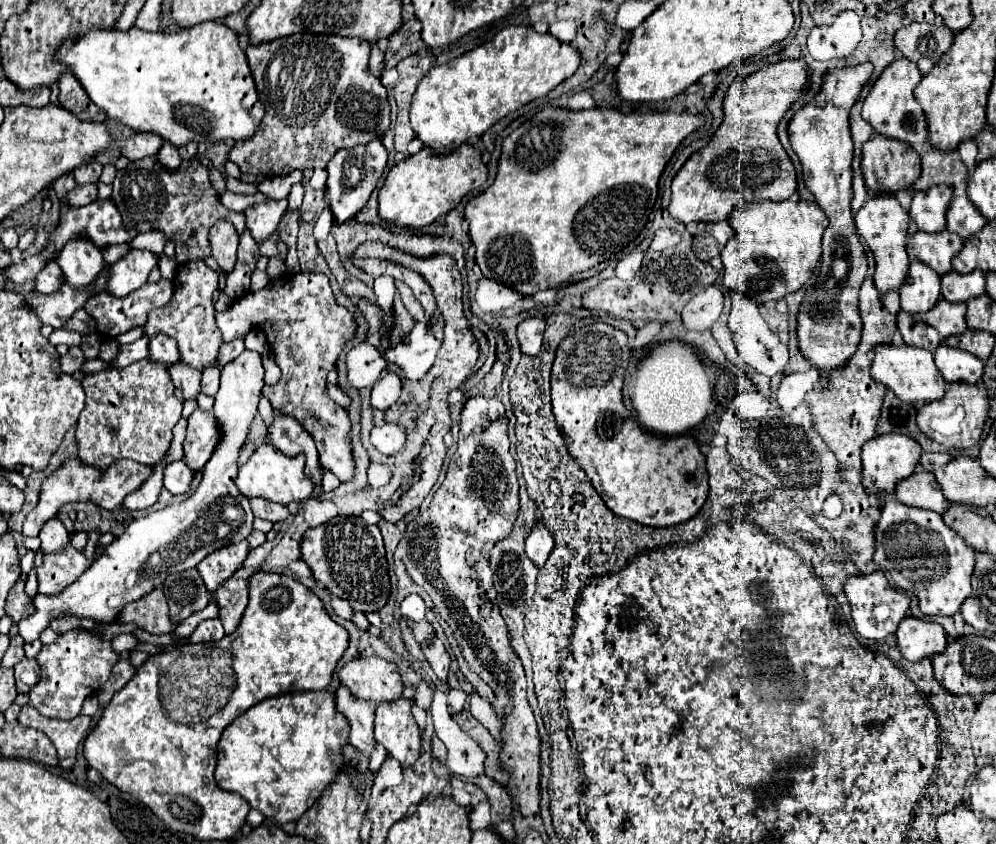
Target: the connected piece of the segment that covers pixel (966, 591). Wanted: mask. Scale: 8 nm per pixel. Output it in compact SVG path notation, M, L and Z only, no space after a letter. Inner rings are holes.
M900 501L886 503L876 523L874 563L884 569L900 589L912 591L918 597L924 615L954 615L972 591L974 549L968 547L956 531L946 527L942 515L936 511L908 507Z

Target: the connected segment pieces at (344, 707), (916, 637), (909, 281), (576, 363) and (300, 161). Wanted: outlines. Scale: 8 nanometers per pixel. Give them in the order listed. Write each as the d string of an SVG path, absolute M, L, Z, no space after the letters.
M340 687L336 691L336 707L350 721L350 745L356 747L362 755L370 757L376 747L376 739L372 735L372 719L376 707L366 701L354 701L346 687Z
M904 617L896 631L896 639L900 653L908 661L932 657L936 653L942 653L946 647L946 633L942 625L918 617Z
M912 259L908 275L900 287L902 311L916 315L934 307L940 297L940 275L928 265Z
M592 323L572 331L572 335L560 343L551 370L552 413L558 429L562 431L568 453L588 475L590 483L602 495L602 501L614 515L648 527L678 525L692 519L708 497L706 459L698 445L692 445L692 437L656 437L638 427L622 401L628 359L630 349L624 331L606 323Z
M296 33L290 37L248 47L246 57L256 81L258 97L266 105L266 115L250 139L236 141L228 159L234 161L242 173L286 175L294 169L326 167L336 151L352 145L364 145L372 139L380 139L390 127L390 103L388 91L368 69L370 43L362 39L350 39L340 35L312 35Z

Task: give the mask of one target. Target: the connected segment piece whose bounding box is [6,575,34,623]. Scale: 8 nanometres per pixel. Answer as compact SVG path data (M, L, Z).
M22 575L20 585L12 587L12 591L8 595L8 601L6 601L6 613L12 617L14 623L18 623L20 619L28 617L34 611L32 599L24 593L24 581L26 581L26 575Z

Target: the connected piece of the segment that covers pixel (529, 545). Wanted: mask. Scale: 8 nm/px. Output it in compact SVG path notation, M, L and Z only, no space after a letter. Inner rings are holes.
M538 523L526 537L526 555L536 567L544 567L544 561L550 555L550 551L552 551L552 535L542 523Z

